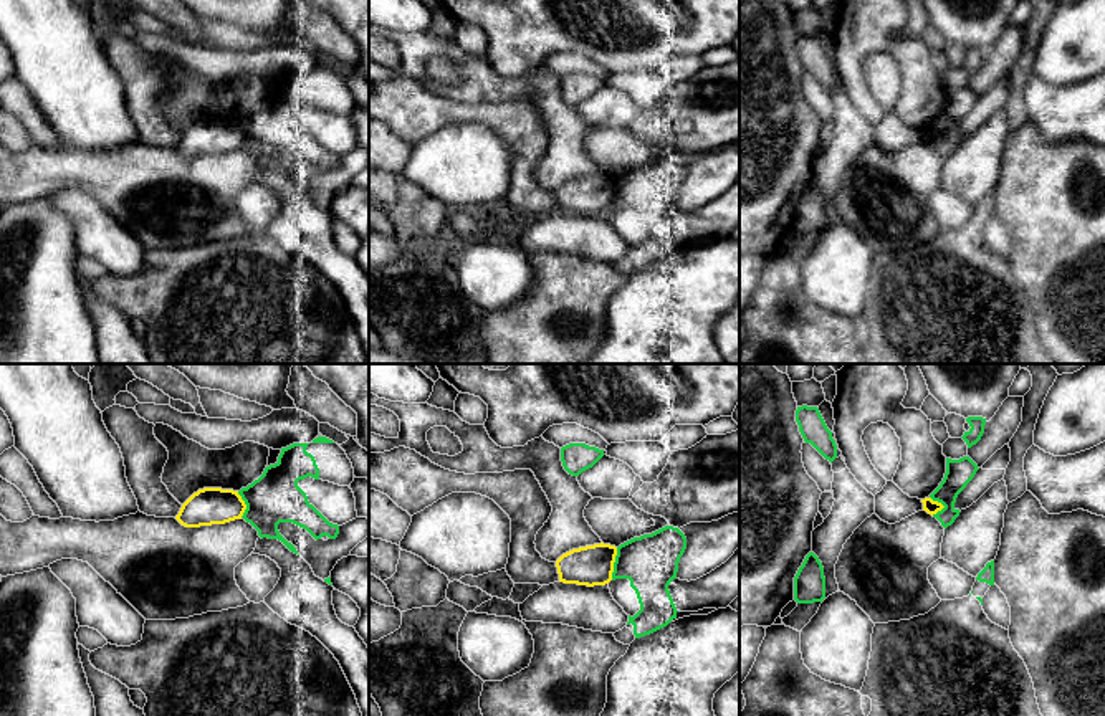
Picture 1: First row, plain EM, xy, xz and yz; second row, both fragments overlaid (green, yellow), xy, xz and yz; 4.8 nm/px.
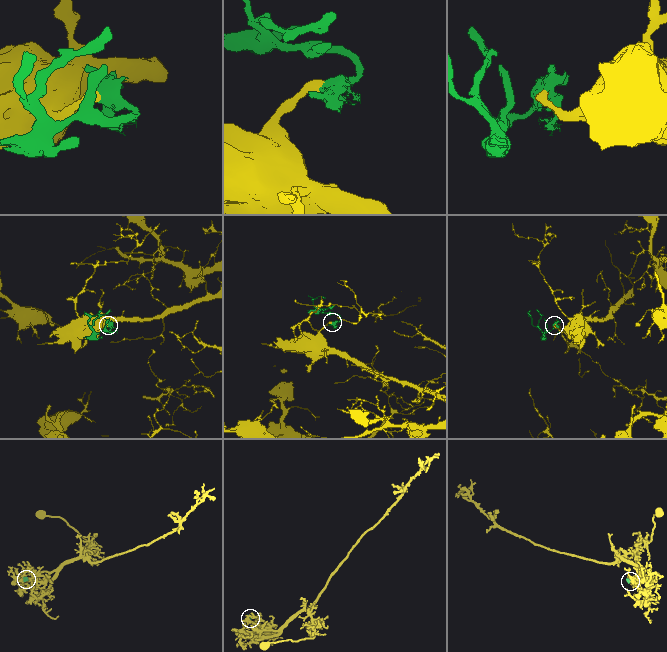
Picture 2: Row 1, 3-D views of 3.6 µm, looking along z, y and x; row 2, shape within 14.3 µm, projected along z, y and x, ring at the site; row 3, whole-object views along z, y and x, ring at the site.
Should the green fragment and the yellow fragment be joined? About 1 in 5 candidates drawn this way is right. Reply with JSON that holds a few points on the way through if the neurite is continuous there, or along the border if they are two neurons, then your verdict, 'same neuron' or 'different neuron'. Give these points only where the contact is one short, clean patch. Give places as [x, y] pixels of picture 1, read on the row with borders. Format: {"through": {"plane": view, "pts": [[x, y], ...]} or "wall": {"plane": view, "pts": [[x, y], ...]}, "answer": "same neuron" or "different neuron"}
{"wall": {"plane": "xz", "pts": [[617, 548], [611, 579]]}, "answer": "different neuron"}

